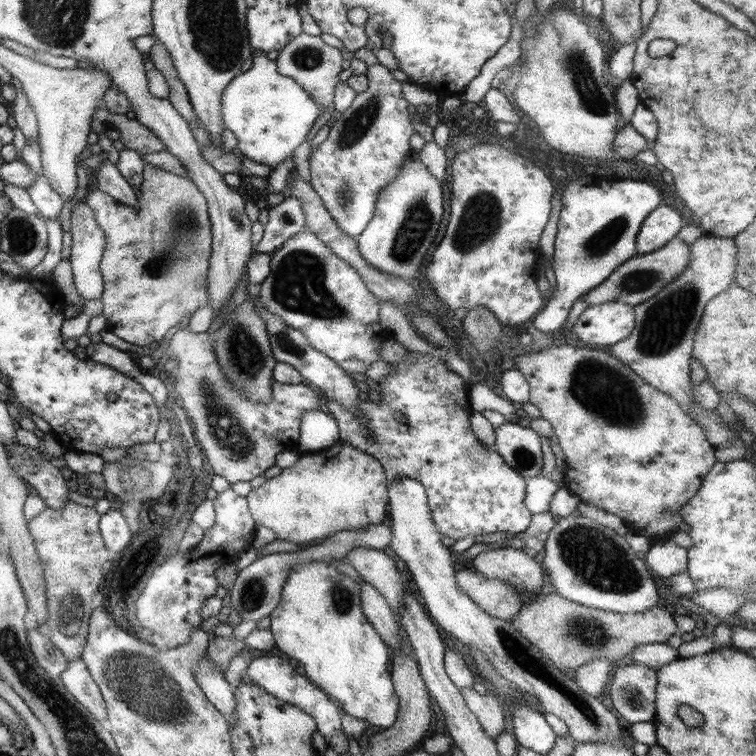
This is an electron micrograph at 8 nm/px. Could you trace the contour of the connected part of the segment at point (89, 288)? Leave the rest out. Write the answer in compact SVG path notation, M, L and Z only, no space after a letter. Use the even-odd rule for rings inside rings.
M79 200L72 206L69 232L71 233L71 246L68 261L73 276L73 290L79 294L82 302L97 300L103 290L99 261L104 251L105 234L101 232L101 228L91 213L91 208L87 206L86 200Z

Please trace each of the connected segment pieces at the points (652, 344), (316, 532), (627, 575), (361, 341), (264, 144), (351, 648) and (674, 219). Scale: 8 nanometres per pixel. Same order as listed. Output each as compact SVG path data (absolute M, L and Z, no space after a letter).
M707 235L689 244L689 262L669 284L651 298L633 307L635 324L622 341L609 347L611 356L620 360L649 386L667 394L685 412L693 401L689 381L692 342L704 306L715 295L734 284L737 248L732 238Z
M342 441L313 454L300 455L293 466L247 493L247 509L255 525L273 531L276 539L305 546L341 530L363 530L383 520L387 514L387 483L376 458Z
M580 515L559 518L559 521L547 533L543 549L545 549L545 557L541 565L545 566L545 578L550 578L555 593L571 602L589 606L595 610L617 612L617 614L645 612L645 610L657 606L657 602L659 602L657 586L647 572L643 561L636 558L636 552L633 552L626 544L623 536L594 520Z
M297 231L270 254L270 271L259 288L259 302L269 314L281 318L289 328L299 330L315 350L325 354L346 373L364 373L373 361L379 359L383 341L379 339L380 301L365 288L355 269L333 254L311 231Z
M261 50L252 51L253 63L251 68L231 79L223 89L223 93L221 93L221 122L223 122L223 128L235 135L237 139L236 148L240 150L241 154L253 162L269 166L272 171L279 162L291 157L294 148L305 141L305 136L309 134L311 125L317 118L319 105L313 101L307 91L301 89L299 83L293 79L280 76L276 72L276 63L267 60L266 53L261 52Z
M305 562L295 564L281 588L279 604L269 613L274 646L279 652L297 660L303 666L305 677L330 698L339 702L339 709L345 714L363 720L373 732L389 728L398 710L398 696L391 683L389 647L383 643L375 629L361 612L359 584L349 576L337 571L333 562Z
M657 205L641 223L635 237L635 255L647 254L665 246L682 226L681 216L673 208Z

